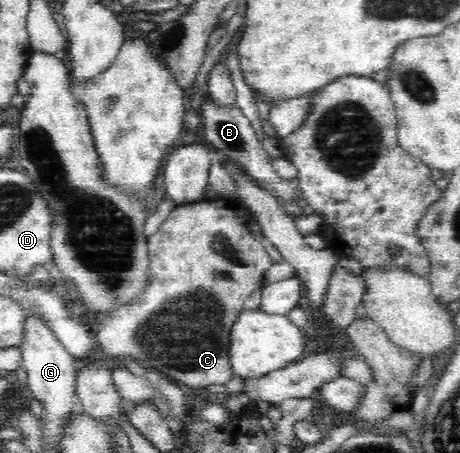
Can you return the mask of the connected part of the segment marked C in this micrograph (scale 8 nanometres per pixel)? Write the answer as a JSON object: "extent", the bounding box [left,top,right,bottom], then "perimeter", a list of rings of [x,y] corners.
{"extent":[92,198,273,390],"perimeter":[[[208,198],[203,201],[195,201],[177,205],[171,214],[167,216],[167,220],[161,224],[156,233],[150,236],[148,242],[149,263],[149,286],[143,294],[139,294],[139,298],[129,300],[117,308],[113,308],[109,312],[103,314],[102,318],[92,324],[95,342],[100,346],[101,350],[112,356],[114,359],[135,360],[141,362],[146,370],[157,370],[165,374],[171,381],[182,382],[187,387],[203,390],[211,385],[226,385],[231,378],[234,377],[232,364],[230,363],[230,334],[244,310],[245,301],[252,295],[252,292],[261,289],[265,280],[267,270],[273,266],[273,260],[268,256],[265,246],[258,242],[253,234],[249,222],[252,220],[252,211],[244,208],[242,203],[235,199]]]}

